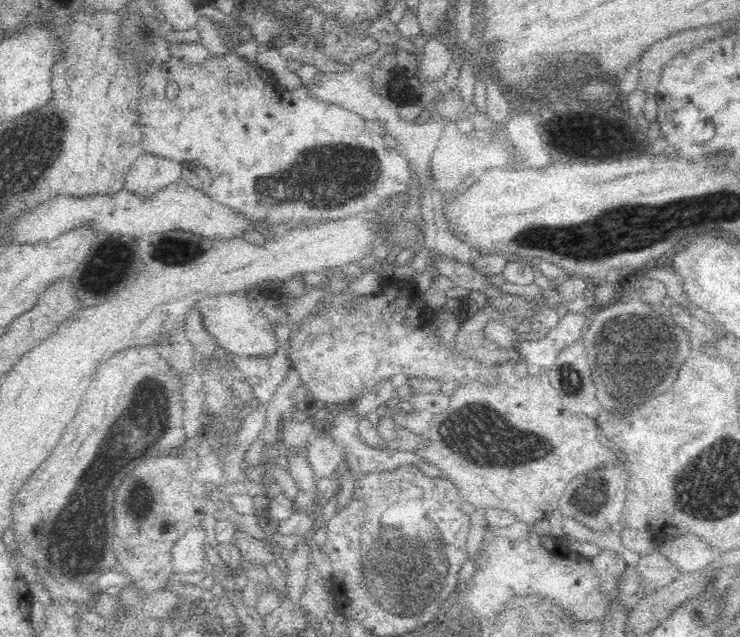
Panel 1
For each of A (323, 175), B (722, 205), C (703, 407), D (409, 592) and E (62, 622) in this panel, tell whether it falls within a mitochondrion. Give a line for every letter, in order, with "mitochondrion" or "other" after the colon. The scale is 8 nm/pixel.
A: mitochondrion
B: mitochondrion
C: other
D: mitochondrion
E: other

